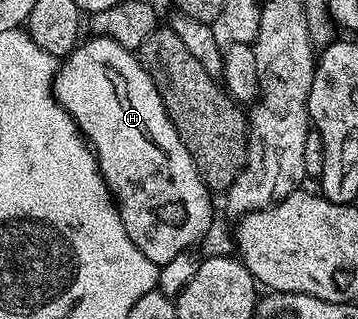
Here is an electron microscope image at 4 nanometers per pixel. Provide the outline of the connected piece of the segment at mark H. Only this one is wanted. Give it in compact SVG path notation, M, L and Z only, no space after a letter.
M92 35L90 39L87 41L84 39L58 65L53 85L53 95L59 101L60 108L64 108L75 119L75 124L82 132L84 140L91 145L91 151L95 153L95 160L99 164L99 173L105 178L107 189L111 191L111 196L115 199L115 205L119 207L121 222L125 226L125 234L129 234L129 238L133 238L133 246L137 246L137 250L141 250L141 254L145 254L145 258L149 258L154 264L161 266L165 262L173 262L173 258L177 258L177 254L194 249L194 244L210 230L213 193L201 178L193 158L189 158L189 150L185 150L173 122L167 116L165 106L161 102L161 94L157 94L157 86L153 82L153 78L149 78L149 74L143 69L143 64L139 61L138 55L132 49L121 46L104 36Z

